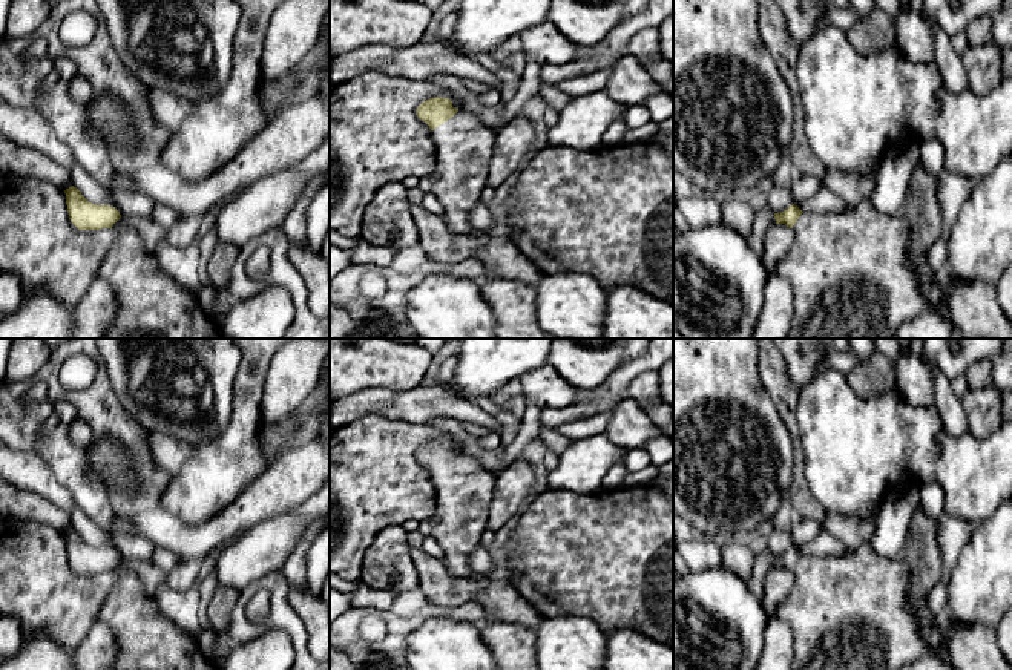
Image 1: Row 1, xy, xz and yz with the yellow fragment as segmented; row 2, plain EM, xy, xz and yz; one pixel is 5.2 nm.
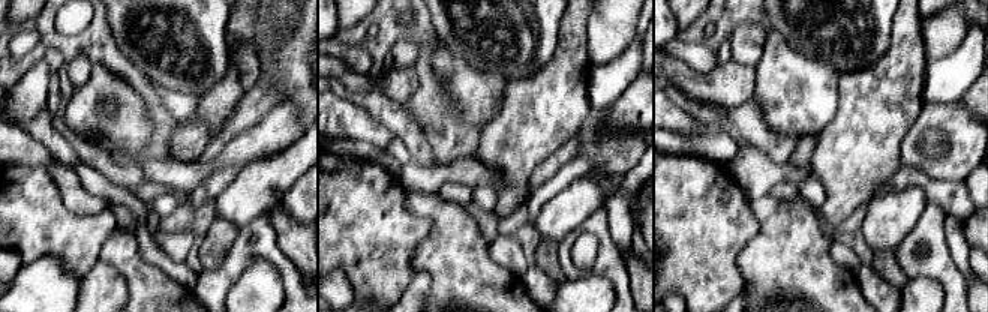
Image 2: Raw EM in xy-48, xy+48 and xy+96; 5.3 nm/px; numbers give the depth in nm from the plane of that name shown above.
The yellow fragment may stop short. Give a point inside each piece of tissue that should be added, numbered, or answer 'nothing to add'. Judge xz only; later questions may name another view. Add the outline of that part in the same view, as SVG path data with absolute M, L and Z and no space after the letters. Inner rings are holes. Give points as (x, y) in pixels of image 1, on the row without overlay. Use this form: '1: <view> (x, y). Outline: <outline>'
1: xz (465, 488). Outline: M462 452L431 478L437 489L431 537L440 544L442 561L449 572L472 576L469 557L488 527L497 475L478 458Z

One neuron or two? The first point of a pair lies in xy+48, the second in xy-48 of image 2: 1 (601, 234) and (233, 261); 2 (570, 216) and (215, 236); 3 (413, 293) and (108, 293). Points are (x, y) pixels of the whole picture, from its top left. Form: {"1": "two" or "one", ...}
{"1": "one", "2": "two", "3": "one"}

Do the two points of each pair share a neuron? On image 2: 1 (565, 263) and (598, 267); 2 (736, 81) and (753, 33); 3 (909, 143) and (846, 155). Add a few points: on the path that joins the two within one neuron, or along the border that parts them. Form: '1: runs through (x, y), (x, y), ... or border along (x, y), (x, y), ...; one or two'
1: runs through (573, 270), (591, 272); one
2: border along (732, 59), (741, 65), (751, 66); two
3: border along (919, 114), (901, 143), (898, 162); two

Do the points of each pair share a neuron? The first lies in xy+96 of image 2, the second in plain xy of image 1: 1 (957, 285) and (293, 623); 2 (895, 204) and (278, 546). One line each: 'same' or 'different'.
1: same
2: same

